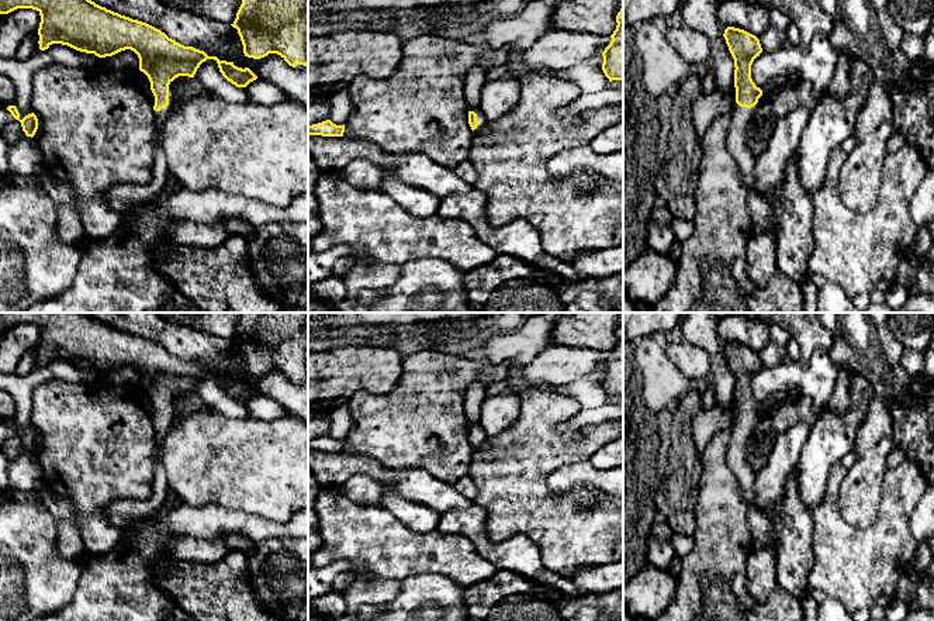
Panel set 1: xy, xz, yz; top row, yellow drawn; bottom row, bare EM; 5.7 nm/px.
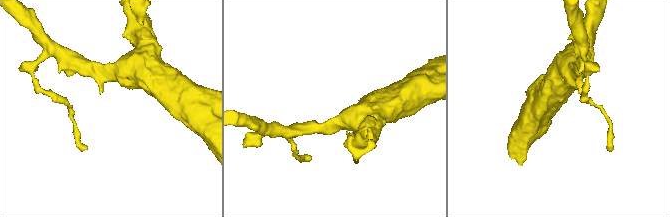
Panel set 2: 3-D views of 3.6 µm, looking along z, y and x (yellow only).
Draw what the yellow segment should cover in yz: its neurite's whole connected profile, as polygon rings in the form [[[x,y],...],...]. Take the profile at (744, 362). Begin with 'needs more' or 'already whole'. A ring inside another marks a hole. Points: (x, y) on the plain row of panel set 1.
needs more; [[[727,342],[723,349],[729,366],[734,375],[736,420],[731,425],[731,437],[726,452],[730,470],[740,483],[743,498],[754,508],[753,489],[757,473],[747,463],[747,445],[753,429],[762,414],[762,404],[751,394],[751,380],[762,368],[760,355],[740,344]]]

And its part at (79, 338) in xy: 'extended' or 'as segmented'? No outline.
extended

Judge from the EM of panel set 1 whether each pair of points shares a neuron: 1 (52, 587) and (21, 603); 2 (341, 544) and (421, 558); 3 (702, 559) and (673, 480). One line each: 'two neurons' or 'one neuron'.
1: one neuron
2: one neuron
3: two neurons

